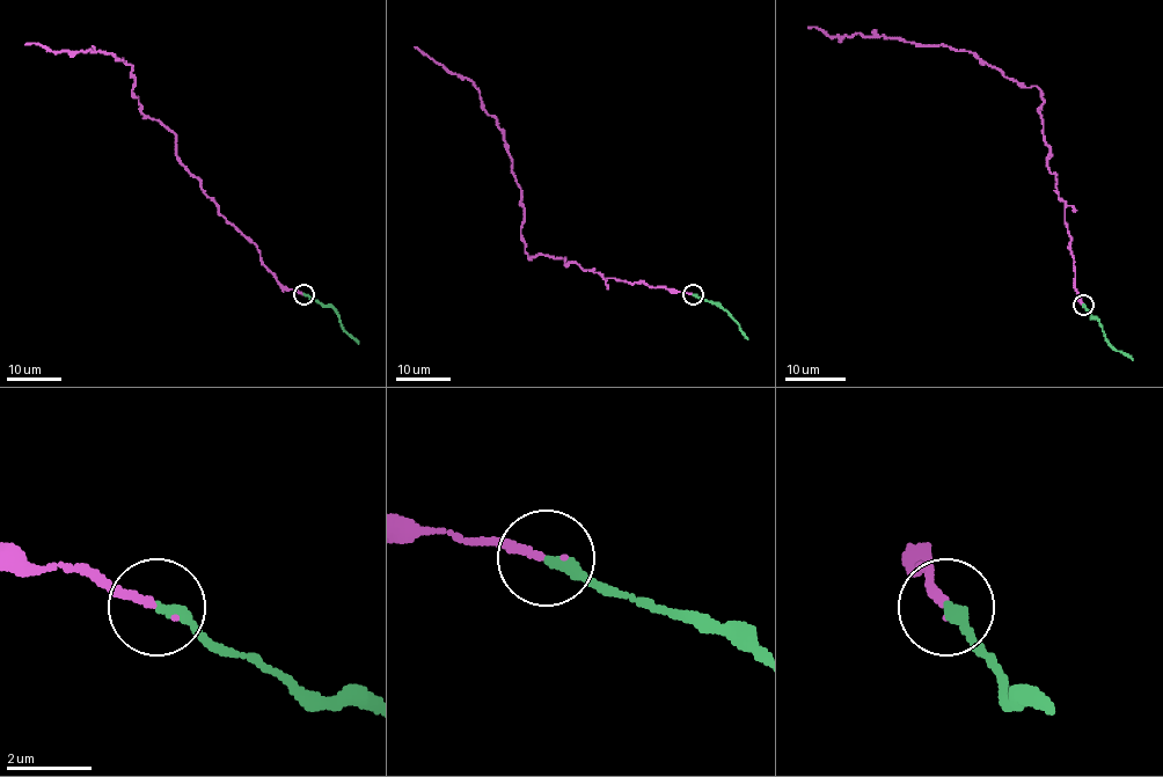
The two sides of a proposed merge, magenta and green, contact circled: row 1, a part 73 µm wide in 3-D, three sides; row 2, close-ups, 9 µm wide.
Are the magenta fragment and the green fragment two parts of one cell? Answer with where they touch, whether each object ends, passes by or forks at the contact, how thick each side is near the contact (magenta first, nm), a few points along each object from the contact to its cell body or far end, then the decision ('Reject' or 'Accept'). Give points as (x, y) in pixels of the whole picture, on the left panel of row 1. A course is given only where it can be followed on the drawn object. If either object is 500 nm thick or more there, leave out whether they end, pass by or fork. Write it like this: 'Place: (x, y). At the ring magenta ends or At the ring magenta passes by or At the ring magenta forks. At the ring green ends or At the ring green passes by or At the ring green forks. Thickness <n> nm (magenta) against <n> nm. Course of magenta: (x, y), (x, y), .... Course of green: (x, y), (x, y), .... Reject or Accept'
Place: (304, 294). At the ring magenta ends. At the ring green ends. Thickness 180 nm (magenta) against 280 nm. Course of magenta: (304, 294), (276, 279), (181, 163), (175, 134), (141, 111), (131, 65), (89, 49), (24, 44). Course of green: (304, 294), (329, 306), (341, 325), (358, 344). Accept

